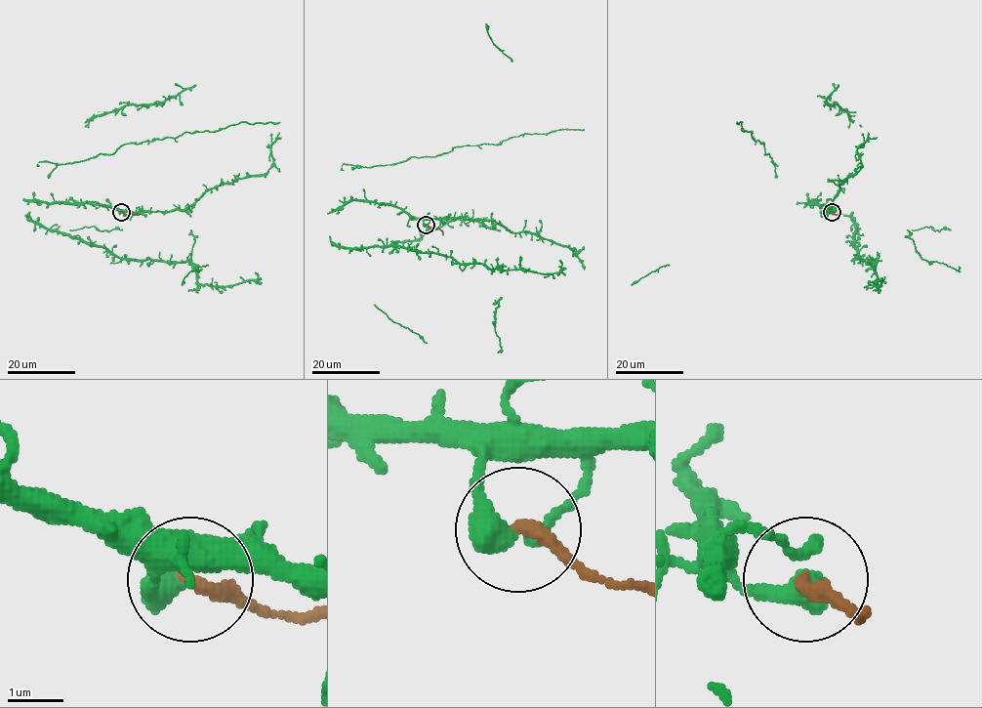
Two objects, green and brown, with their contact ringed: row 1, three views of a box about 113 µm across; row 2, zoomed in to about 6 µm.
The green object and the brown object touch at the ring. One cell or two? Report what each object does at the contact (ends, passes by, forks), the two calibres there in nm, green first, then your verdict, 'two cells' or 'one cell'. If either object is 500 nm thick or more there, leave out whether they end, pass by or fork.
500/280 nm | two cells

